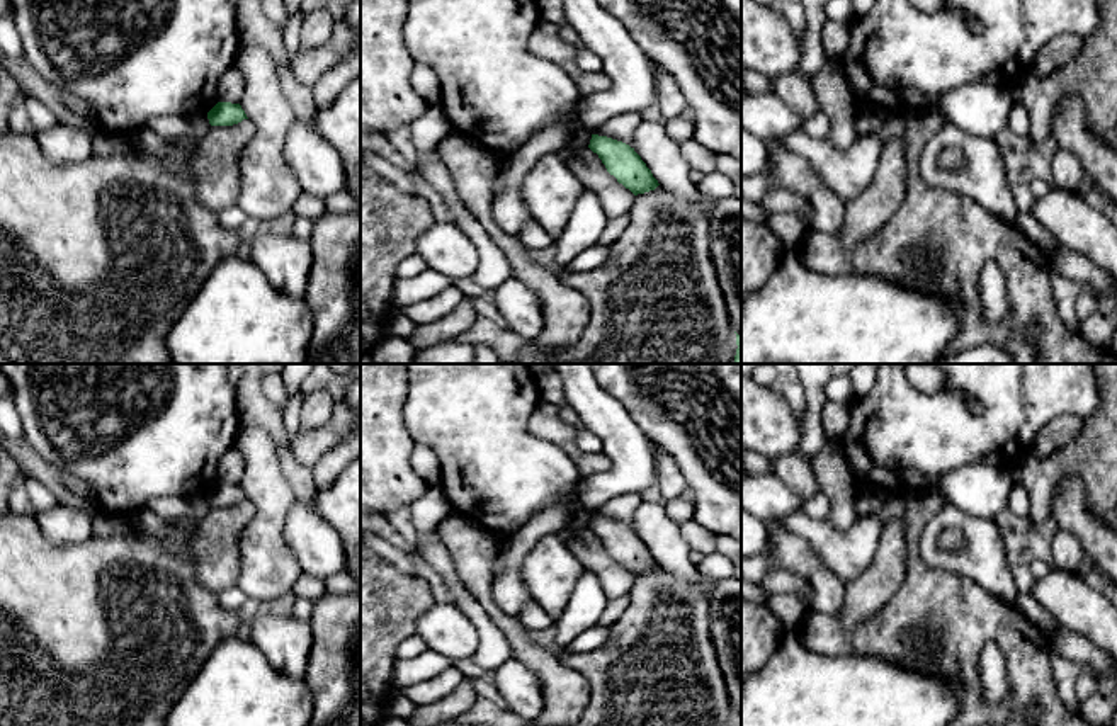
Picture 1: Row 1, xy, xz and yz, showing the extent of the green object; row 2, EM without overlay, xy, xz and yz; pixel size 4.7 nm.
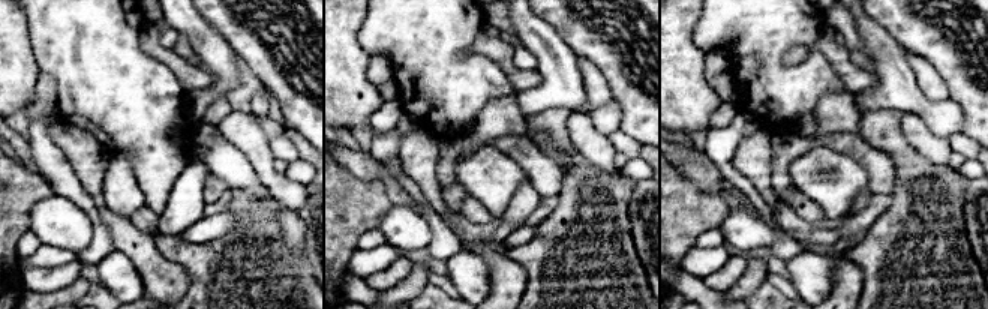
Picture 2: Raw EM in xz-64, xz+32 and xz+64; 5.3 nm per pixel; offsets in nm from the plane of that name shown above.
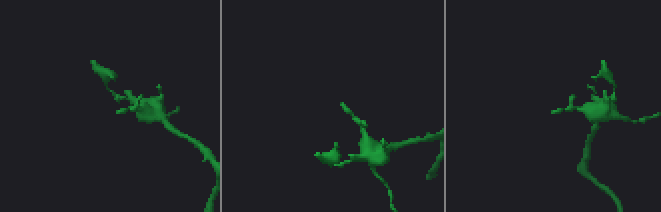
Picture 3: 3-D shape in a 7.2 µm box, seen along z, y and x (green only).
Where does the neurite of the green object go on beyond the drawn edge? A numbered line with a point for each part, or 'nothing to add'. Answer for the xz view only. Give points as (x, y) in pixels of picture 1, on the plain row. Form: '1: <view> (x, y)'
nothing to add

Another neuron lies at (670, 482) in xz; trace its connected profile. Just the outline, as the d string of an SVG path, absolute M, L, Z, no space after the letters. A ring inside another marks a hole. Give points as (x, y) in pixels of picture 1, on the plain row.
M653 445L656 452L656 486L660 490L660 500L668 502L680 496L687 490L685 478L677 462L661 449Z

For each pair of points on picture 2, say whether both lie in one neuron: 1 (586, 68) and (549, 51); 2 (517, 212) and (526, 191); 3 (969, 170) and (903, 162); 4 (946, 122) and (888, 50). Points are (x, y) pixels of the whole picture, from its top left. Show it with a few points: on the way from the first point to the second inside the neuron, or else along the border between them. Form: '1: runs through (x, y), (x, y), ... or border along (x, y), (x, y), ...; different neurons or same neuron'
1: border along (577, 57), (577, 69), (586, 98); different neurons
2: runs through (520, 207), (526, 195); same neuron
3: border along (957, 170), (969, 180); different neurons
4: runs through (927, 110), (895, 78), (892, 69); same neuron

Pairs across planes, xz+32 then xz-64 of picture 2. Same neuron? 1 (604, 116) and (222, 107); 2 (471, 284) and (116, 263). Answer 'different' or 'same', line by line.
1: different
2: same

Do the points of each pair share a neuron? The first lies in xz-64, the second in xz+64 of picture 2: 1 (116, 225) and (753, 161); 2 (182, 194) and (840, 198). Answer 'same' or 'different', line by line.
1: same
2: different

